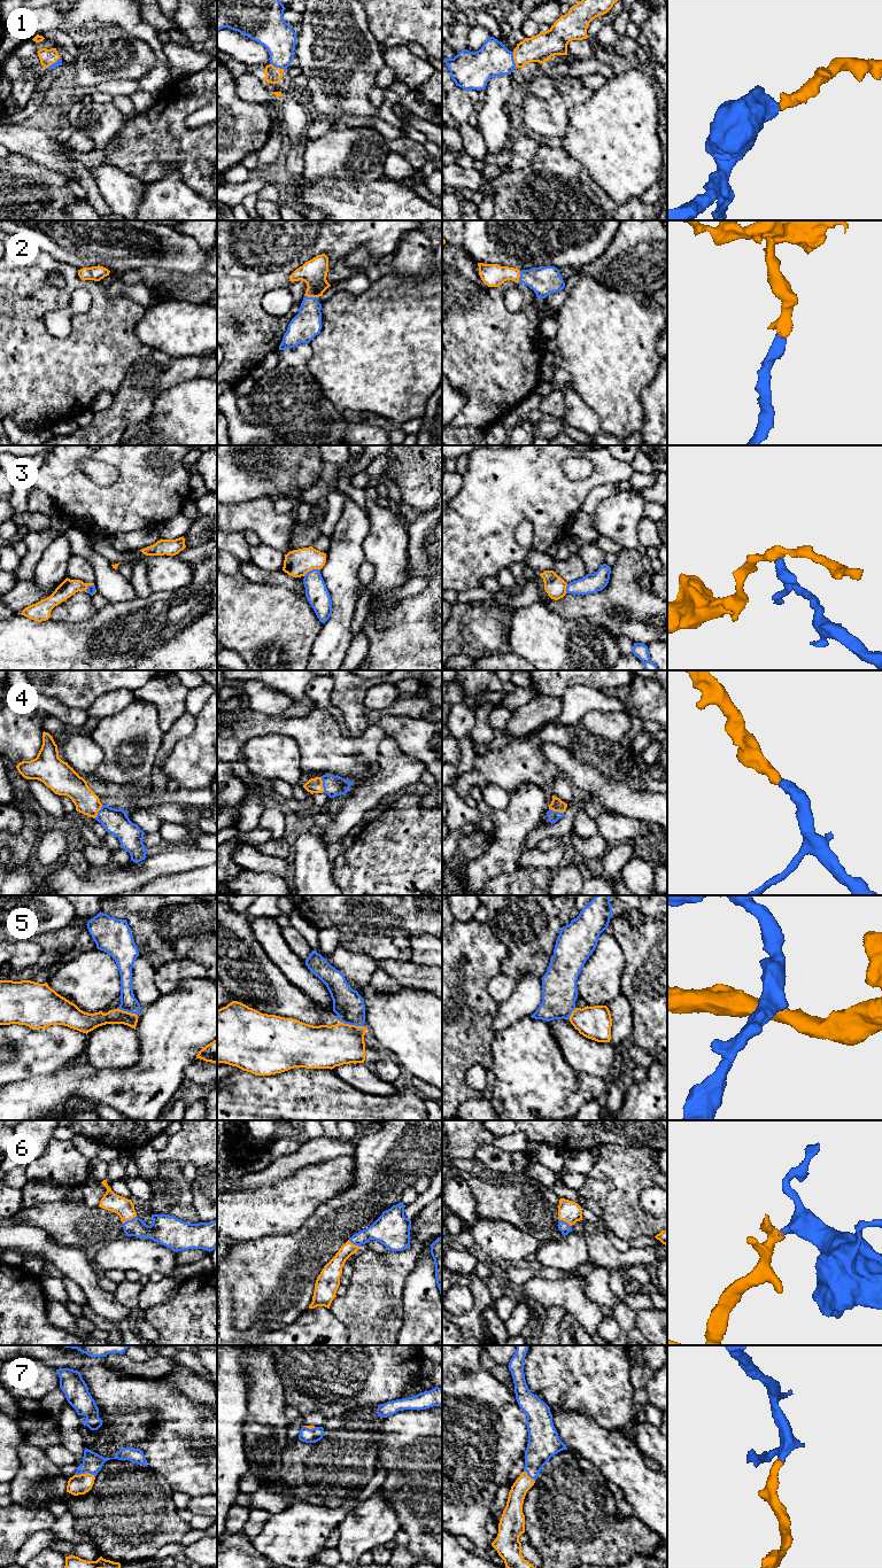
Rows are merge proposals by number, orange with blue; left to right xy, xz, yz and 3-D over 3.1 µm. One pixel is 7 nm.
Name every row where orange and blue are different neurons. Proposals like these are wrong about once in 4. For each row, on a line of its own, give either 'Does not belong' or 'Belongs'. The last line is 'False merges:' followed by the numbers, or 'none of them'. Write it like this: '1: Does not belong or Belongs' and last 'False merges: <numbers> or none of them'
1: Belongs
2: Belongs
3: Does not belong
4: Belongs
5: Belongs
6: Belongs
7: Belongs
False merges: 3

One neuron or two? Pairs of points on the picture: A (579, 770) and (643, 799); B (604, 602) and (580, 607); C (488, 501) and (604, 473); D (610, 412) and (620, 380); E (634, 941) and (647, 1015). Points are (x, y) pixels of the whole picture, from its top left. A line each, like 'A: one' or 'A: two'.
A: one
B: one
C: one
D: one
E: one

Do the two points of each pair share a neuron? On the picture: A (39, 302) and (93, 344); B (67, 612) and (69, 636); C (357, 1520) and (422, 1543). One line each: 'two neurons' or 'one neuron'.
A: one neuron
B: two neurons
C: two neurons

